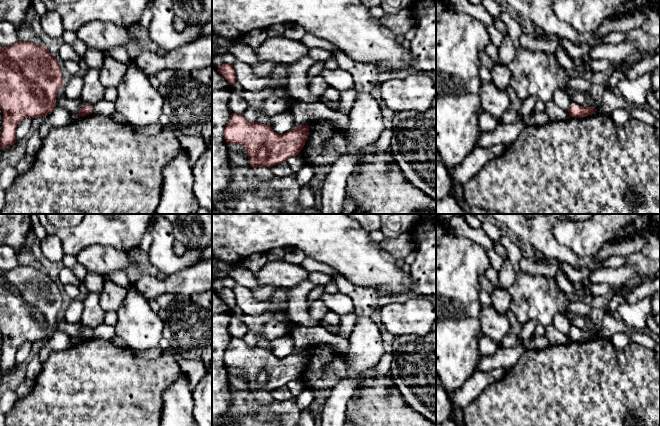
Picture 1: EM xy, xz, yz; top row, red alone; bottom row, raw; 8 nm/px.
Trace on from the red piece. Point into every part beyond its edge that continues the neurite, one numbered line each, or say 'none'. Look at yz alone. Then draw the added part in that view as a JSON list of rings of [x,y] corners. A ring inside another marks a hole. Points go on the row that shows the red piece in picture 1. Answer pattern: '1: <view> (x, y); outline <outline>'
none

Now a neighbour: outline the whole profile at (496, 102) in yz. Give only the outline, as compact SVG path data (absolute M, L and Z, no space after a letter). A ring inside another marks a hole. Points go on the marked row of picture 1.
M481 81L480 102L481 109L489 112L497 121L510 106L507 92L499 90L492 82Z

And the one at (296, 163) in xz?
M300 155L292 156L287 160L287 163L291 167L294 174L297 173L304 165Z

